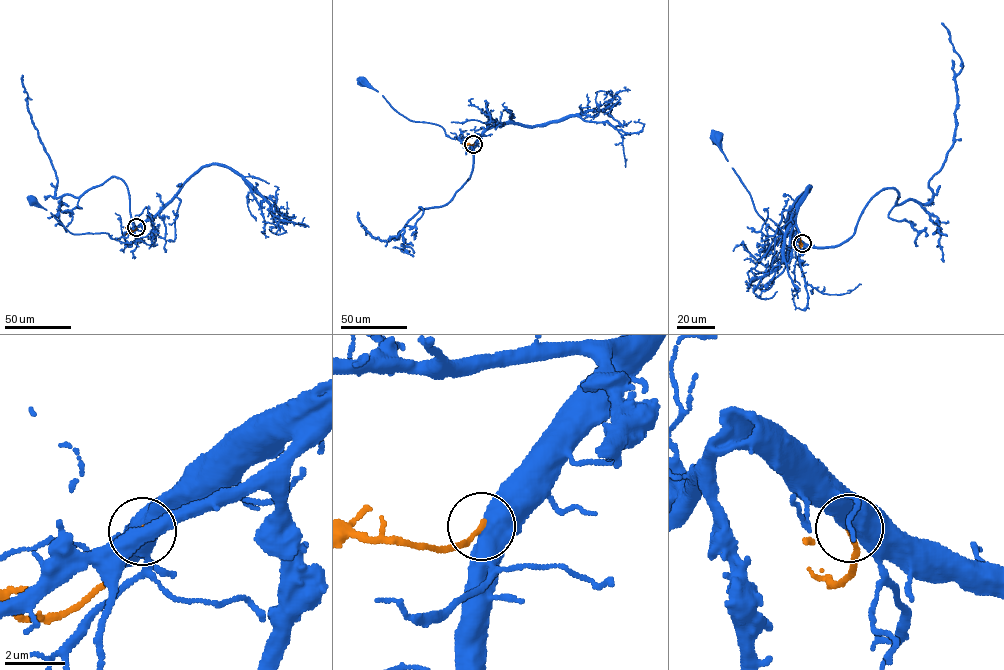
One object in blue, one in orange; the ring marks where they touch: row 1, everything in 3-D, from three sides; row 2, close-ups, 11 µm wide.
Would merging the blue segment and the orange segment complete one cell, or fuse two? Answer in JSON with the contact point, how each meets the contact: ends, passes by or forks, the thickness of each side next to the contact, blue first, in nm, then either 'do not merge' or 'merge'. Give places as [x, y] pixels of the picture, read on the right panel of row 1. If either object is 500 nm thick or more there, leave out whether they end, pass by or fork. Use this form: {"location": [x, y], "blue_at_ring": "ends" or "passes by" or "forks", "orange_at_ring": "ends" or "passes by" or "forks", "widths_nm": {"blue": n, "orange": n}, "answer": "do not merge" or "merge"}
{"location": [802, 243], "widths_nm": {"blue": 800, "orange": 160}, "answer": "merge"}

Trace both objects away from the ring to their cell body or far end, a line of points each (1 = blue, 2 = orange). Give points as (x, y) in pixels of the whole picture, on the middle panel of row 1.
1: (474, 144), (479, 136), (451, 138), (440, 126), (410, 120), (378, 91), (361, 84), (362, 82)
2: (474, 144), (462, 143)

